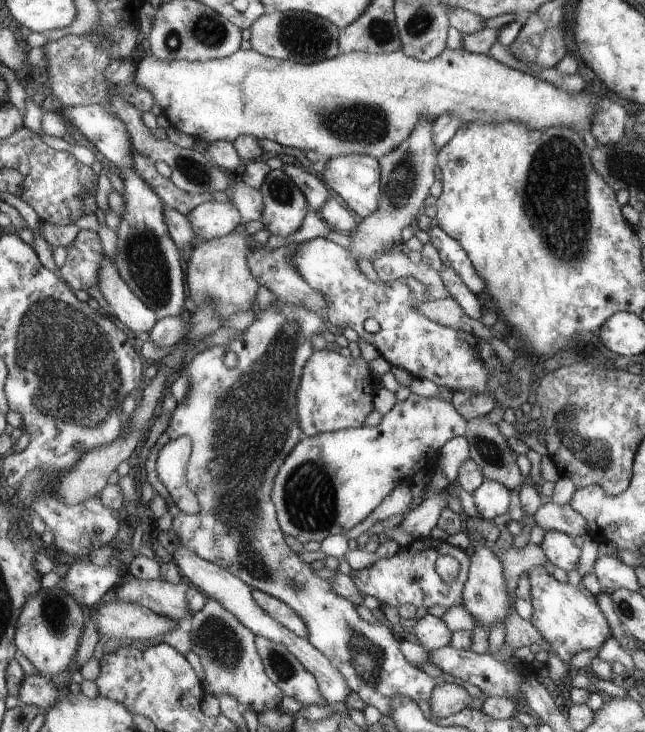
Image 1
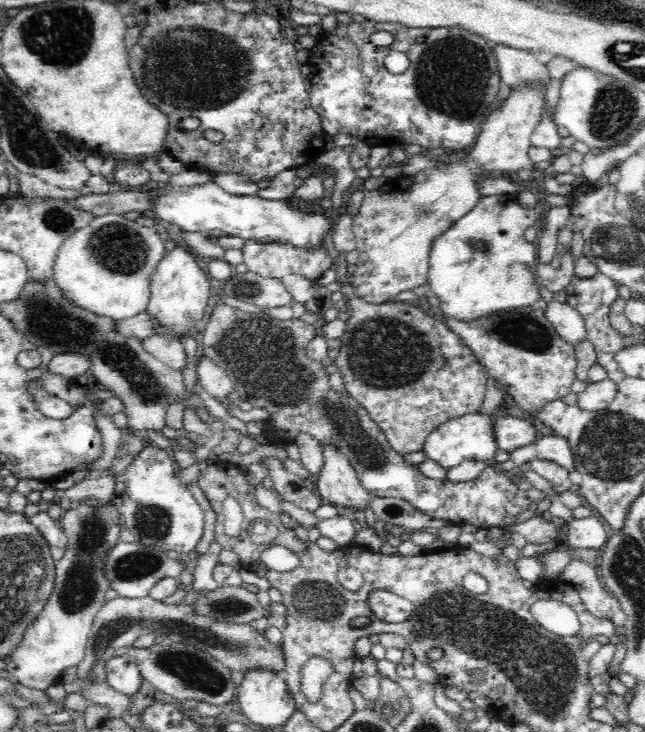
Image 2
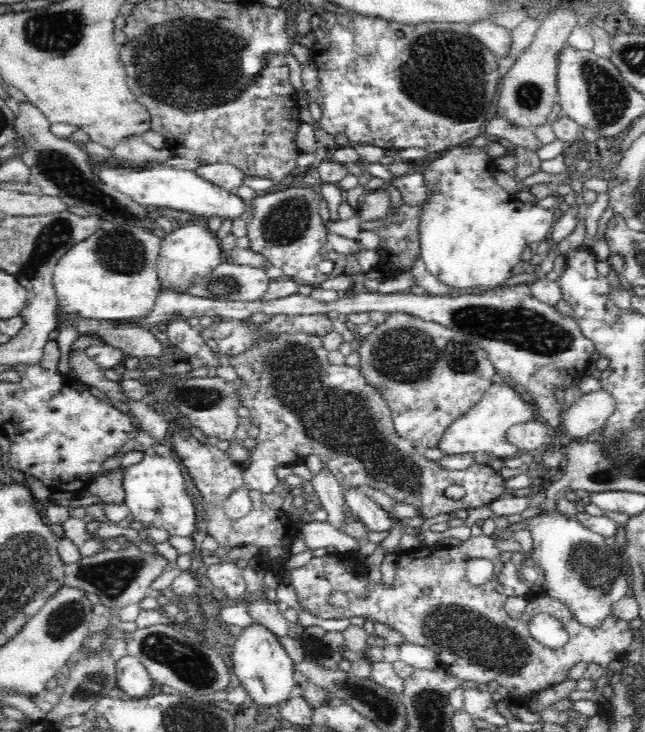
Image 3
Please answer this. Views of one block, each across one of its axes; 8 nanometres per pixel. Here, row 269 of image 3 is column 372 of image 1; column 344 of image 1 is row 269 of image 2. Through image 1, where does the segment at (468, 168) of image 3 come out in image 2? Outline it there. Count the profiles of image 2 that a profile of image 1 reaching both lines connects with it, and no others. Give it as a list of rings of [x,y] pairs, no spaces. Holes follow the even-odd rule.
[[[511,195],[482,198],[474,210],[454,223],[445,233],[434,239],[429,254],[427,286],[440,299],[439,312],[466,324],[490,318],[496,314],[508,314],[533,306],[540,299],[538,285],[532,271],[537,264],[538,245],[526,241],[524,232],[529,227],[539,227],[540,210],[523,208]]]

